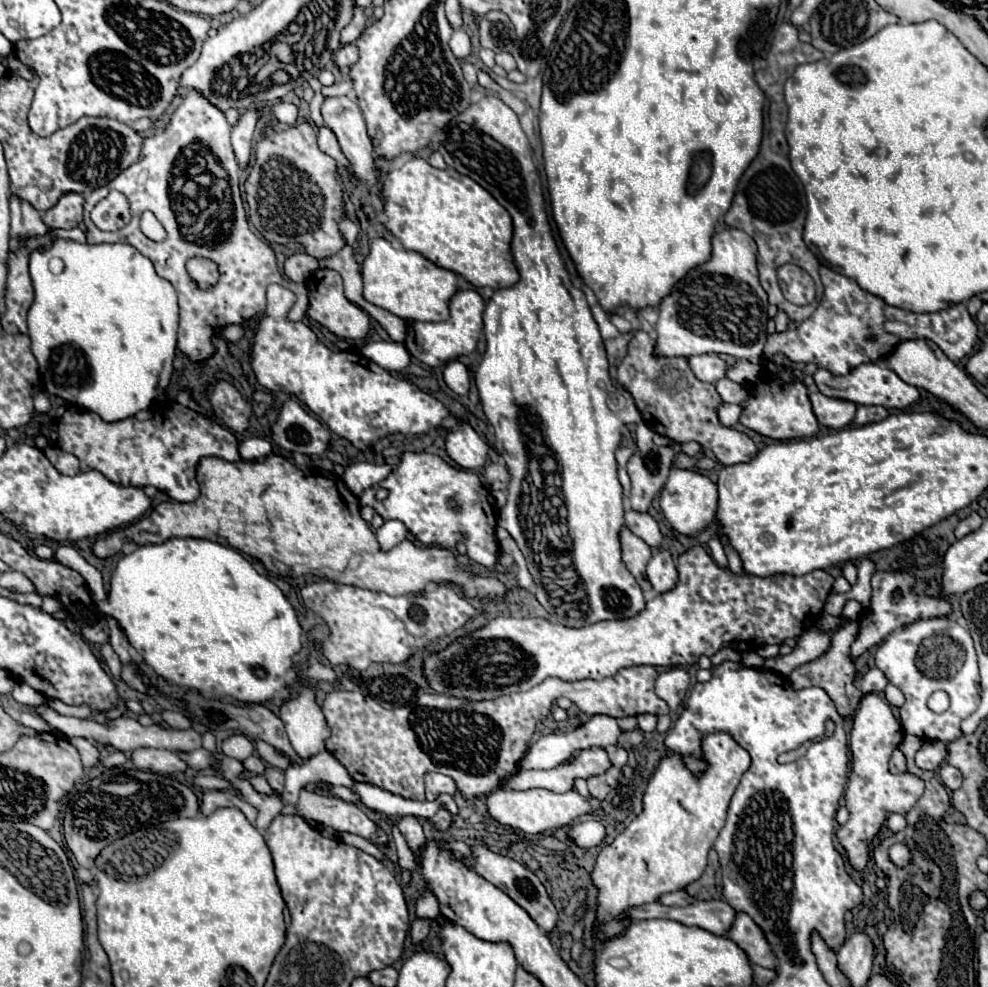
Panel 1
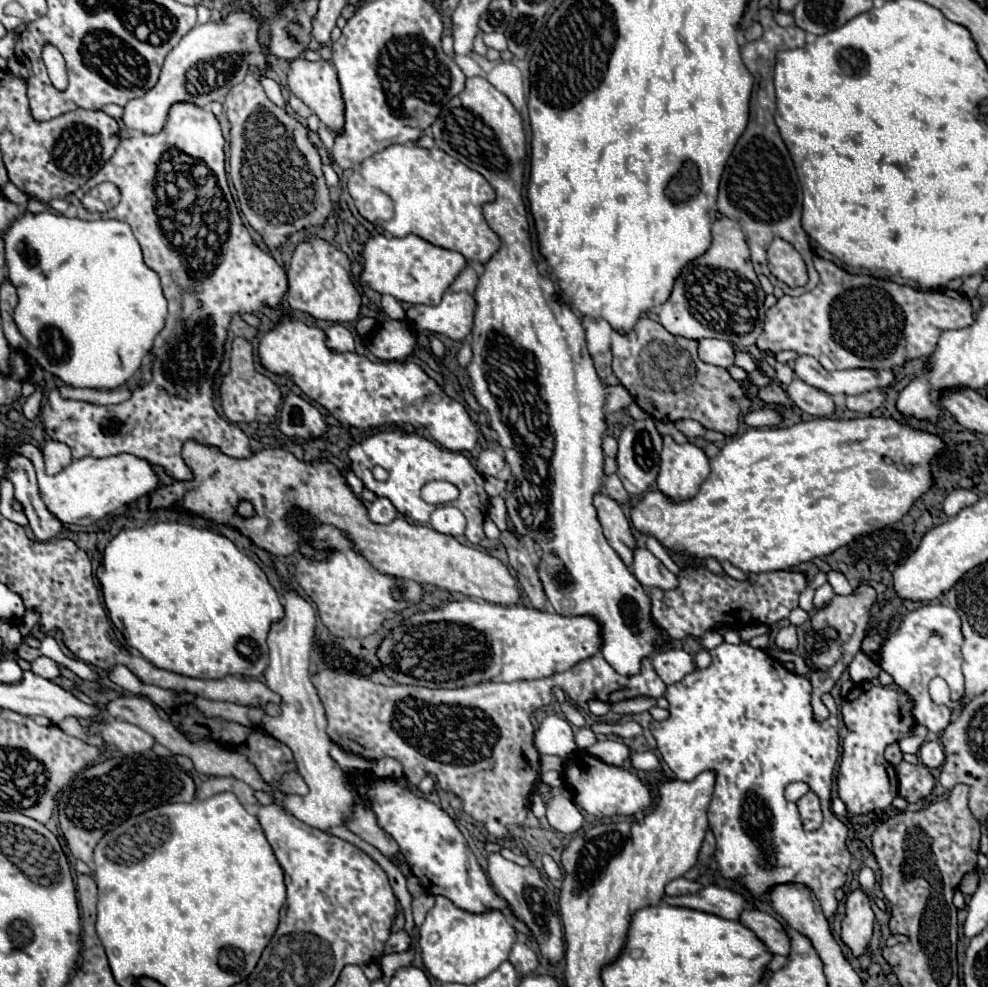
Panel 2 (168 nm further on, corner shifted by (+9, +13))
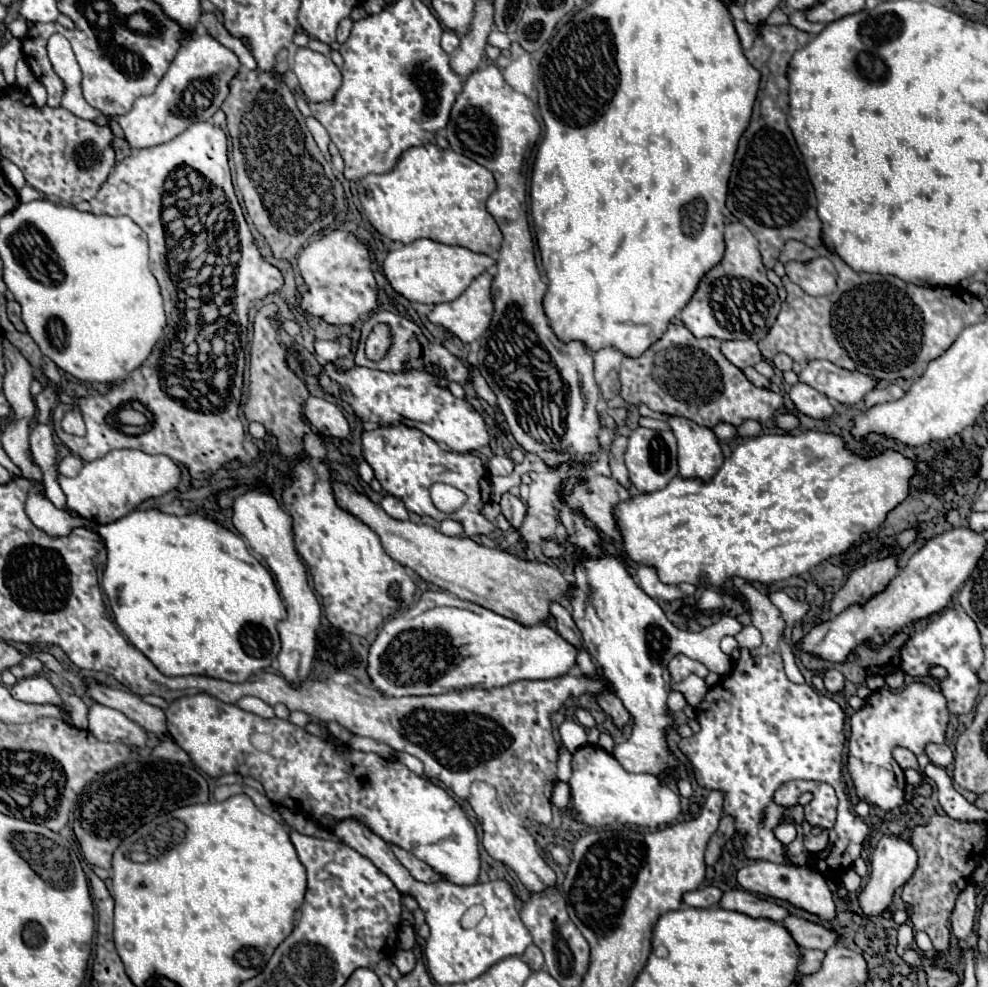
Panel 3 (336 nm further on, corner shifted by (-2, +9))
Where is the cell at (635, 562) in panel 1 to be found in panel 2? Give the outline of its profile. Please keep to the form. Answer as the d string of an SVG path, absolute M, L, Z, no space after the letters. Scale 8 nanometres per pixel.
M598 492L594 496L594 508L598 514L598 522L604 528L604 536L608 544L616 550L616 554L622 558L626 566L632 564L632 552L634 552L634 538L632 538L632 526L628 518L624 516L620 504L610 498L604 492Z

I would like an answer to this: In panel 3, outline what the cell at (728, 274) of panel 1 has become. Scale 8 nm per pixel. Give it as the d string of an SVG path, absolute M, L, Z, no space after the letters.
M731 222L725 226L725 256L723 256L723 260L701 278L693 298L679 314L681 322L687 326L687 330L691 330L691 334L695 334L695 338L711 336L711 338L719 338L719 340L759 342L767 336L769 328L773 326L773 322L779 314L781 302L777 296L777 288L765 276L765 268L761 264L761 254L759 254L757 244L759 244L757 238L741 222Z

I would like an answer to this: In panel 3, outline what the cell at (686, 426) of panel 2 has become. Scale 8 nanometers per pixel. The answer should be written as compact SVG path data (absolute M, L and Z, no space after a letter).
M717 424L711 430L715 432L717 440L729 440L735 436L735 426L731 426L731 424Z

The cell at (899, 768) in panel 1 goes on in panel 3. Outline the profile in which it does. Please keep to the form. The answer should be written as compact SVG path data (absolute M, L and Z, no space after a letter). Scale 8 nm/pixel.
M895 748L893 750L893 758L897 760L897 764L907 770L907 768L913 768L913 770L919 770L919 764L917 764L917 758L913 752L909 752L907 748Z

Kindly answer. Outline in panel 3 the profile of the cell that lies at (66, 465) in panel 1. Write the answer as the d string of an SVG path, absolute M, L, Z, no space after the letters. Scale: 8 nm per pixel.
M69 454L69 456L65 456L65 458L59 462L57 468L59 468L59 472L61 472L63 476L77 476L79 470L83 468L83 460L81 460L79 456Z

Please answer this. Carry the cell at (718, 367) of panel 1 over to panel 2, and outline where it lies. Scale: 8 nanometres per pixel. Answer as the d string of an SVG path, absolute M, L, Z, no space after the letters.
M700 340L698 342L698 354L704 362L714 364L714 366L722 366L722 368L730 368L734 364L734 344L726 342L726 340Z

